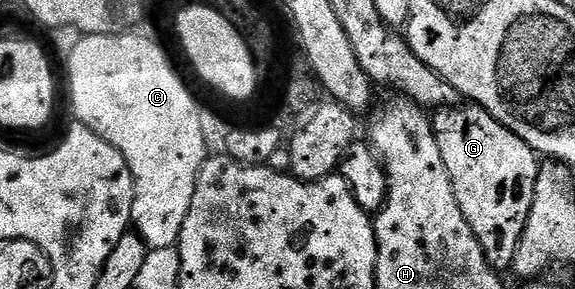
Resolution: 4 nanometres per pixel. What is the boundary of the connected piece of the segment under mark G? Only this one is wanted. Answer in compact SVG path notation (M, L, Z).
M464 108L439 110L432 117L432 130L438 139L438 148L442 150L446 171L450 171L454 199L458 199L458 207L462 207L462 215L466 215L466 223L470 223L470 231L474 231L493 269L508 271L514 263L520 236L526 227L530 207L534 203L534 187L538 183L541 162L538 160L537 153L521 137L514 135L514 131L510 131L502 123L498 123L498 119L494 119L485 109Z

